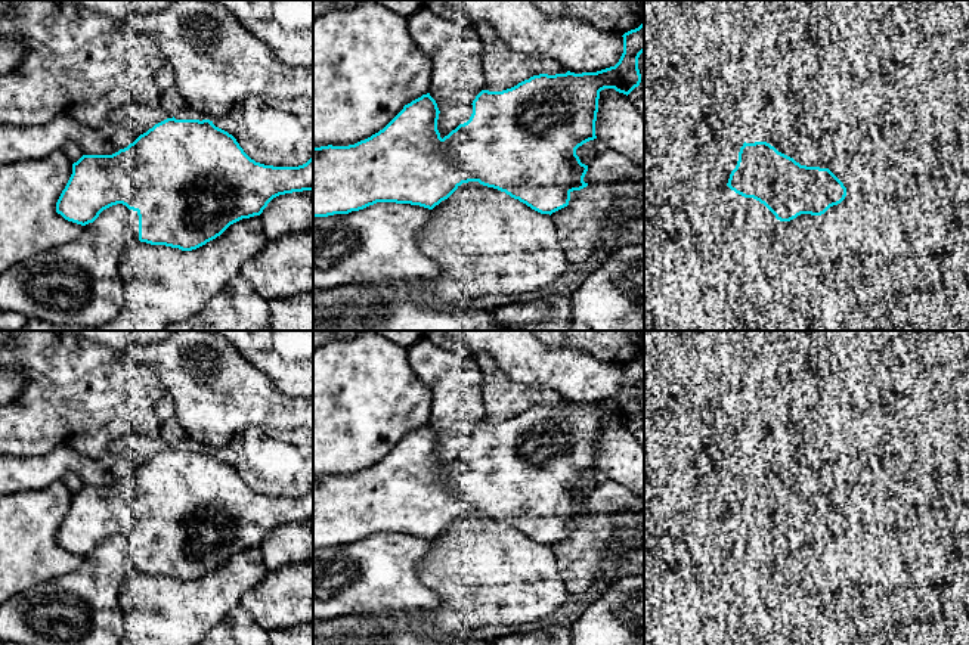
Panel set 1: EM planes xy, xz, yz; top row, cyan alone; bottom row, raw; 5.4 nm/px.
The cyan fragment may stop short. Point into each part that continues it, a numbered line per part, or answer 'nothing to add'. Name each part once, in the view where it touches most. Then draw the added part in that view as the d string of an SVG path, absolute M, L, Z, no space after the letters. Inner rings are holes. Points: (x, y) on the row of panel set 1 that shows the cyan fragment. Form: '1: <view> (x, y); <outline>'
1: yz (755, 207); M746 198L747 202L749 202L749 214L752 218L758 218L762 213L767 215L767 226L771 229L774 226L778 226L778 227L784 227L787 224L793 224L799 217L805 215L805 214L801 214L798 215L796 218L790 220L790 221L780 221L775 218L775 215L764 205L761 204L759 201L753 199L753 198Z

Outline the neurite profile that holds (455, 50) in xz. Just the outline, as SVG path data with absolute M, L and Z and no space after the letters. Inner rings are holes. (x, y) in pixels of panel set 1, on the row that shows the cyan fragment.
M421 7L408 18L409 34L417 47L427 55L433 68L433 81L430 96L436 100L440 111L437 130L443 139L458 127L459 117L446 111L453 105L470 105L476 96L484 90L483 75L483 43L476 32L474 25L455 24L440 18L431 10Z

